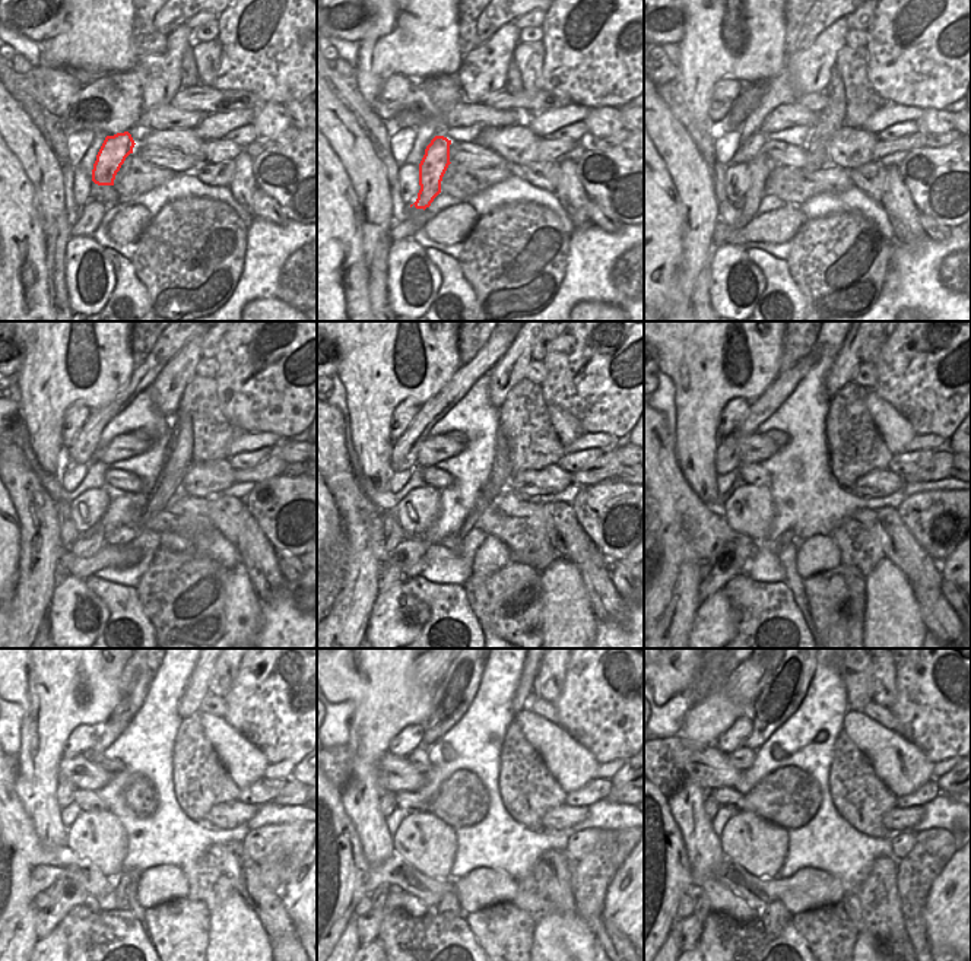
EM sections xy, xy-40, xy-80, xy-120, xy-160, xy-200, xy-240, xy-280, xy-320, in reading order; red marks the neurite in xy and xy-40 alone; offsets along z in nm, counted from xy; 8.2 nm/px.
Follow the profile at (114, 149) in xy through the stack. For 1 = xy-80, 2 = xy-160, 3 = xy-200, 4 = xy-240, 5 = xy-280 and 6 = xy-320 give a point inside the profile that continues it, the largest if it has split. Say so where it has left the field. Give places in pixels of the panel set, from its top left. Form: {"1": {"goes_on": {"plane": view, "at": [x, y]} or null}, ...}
{"1": {"goes_on": {"plane": "xy-80", "at": [761, 167]}}, "2": {"goes_on": {"plane": "xy-160", "at": [392, 568]}}, "3": {"goes_on": {"plane": "xy-200", "at": [729, 561]}}, "4": {"goes_on": {"plane": "xy-240", "at": [66, 894]}}, "5": {"goes_on": {"plane": "xy-280", "at": [368, 925]}}, "6": {"goes_on": {"plane": "xy-320", "at": [691, 928]}}}

